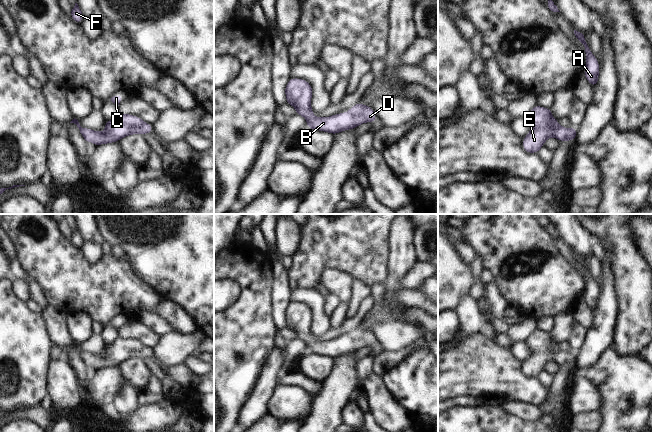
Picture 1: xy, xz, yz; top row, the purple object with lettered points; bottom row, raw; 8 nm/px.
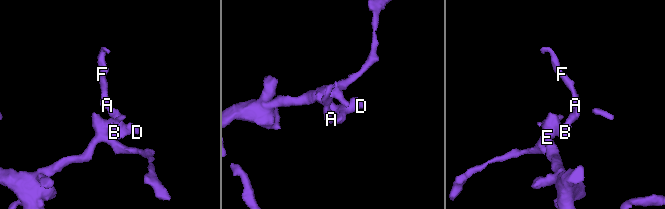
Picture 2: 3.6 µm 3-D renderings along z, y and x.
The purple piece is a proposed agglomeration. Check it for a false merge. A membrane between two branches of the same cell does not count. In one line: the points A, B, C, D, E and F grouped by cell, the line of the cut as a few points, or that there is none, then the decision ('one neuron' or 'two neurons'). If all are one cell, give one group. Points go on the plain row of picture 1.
groups A B C D E F; cut none; one neuron

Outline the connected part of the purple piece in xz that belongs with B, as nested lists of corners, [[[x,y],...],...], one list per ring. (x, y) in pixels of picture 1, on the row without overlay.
[[[291,302],[286,311],[286,327],[295,331],[296,338],[307,344],[308,353],[329,356],[334,359],[341,355],[355,353],[358,349],[373,347],[377,340],[371,331],[357,327],[346,337],[339,337],[330,341],[316,342],[311,333],[313,314],[310,307],[304,303]]]

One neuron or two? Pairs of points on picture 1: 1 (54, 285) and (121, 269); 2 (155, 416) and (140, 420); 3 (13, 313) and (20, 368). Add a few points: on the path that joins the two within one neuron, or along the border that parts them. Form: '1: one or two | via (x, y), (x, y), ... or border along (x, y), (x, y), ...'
1: one | via (71, 285), (104, 285)
2: one | via (151, 418), (144, 419)
3: one | via (13, 327), (13, 354)

